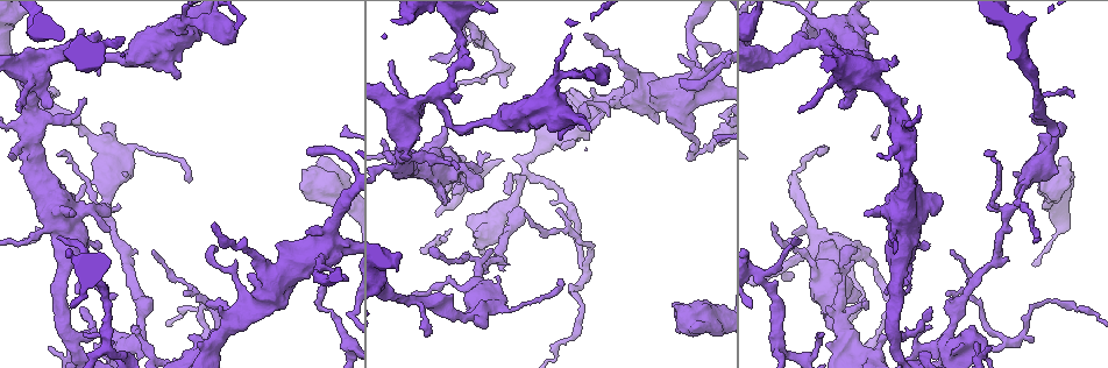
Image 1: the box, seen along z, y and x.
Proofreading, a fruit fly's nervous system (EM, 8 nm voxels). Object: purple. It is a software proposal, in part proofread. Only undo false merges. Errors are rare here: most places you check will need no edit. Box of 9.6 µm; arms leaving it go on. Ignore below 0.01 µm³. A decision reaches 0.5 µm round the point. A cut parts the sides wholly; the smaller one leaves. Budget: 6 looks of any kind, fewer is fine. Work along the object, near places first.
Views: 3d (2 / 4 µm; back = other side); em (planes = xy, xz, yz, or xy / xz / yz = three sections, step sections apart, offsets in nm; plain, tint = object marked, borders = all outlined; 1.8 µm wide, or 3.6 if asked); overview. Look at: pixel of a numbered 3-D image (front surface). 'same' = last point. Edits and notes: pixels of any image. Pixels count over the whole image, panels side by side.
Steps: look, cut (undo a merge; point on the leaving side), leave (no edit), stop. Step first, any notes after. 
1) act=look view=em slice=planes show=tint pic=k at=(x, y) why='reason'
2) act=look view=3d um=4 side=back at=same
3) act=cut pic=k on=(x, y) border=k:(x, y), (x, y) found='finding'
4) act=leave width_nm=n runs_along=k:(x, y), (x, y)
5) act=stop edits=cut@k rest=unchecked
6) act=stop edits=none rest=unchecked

act=look view=em slice=xy step=4 show=tint pic=1 at=(137, 147)

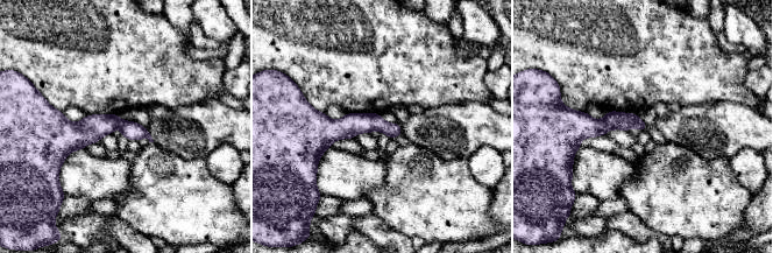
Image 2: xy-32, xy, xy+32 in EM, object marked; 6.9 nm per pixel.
act=leave runs_along=2:(51, 121), (146, 134) found='continuous, no second neuron'

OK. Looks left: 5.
act=look view=em slice=planes show=tint pic=1 at=(62, 57) why='a fork'

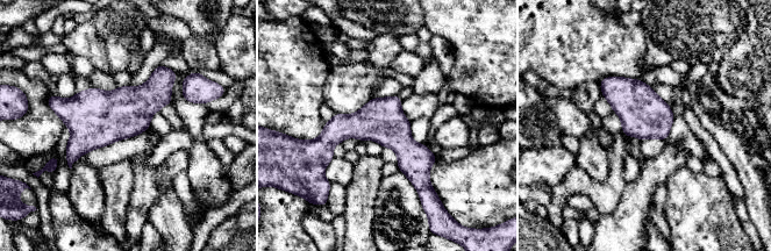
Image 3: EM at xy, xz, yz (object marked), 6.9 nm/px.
act=leave runs_along=3:(320, 141), (386, 128), (432, 160) found='continuous, no second neuron'

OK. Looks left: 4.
act=look view=3d um=4 pic=1 at=(267, 293) why='thick turns thin'

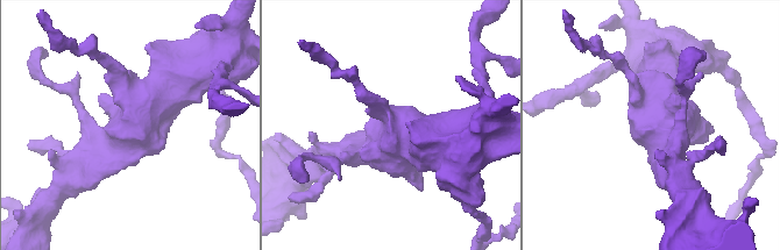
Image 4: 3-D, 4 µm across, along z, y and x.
act=look view=em um=3.6 slice=planes show=tint pic=4 at=(135, 125) why='now the EM'

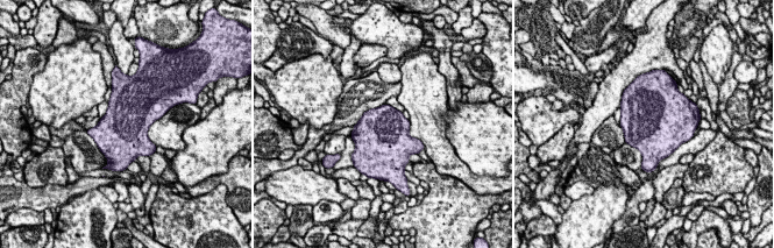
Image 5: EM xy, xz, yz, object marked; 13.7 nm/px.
act=leave found='all the same neuron'

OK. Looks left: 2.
act=stop edits=none rest=unchecked

